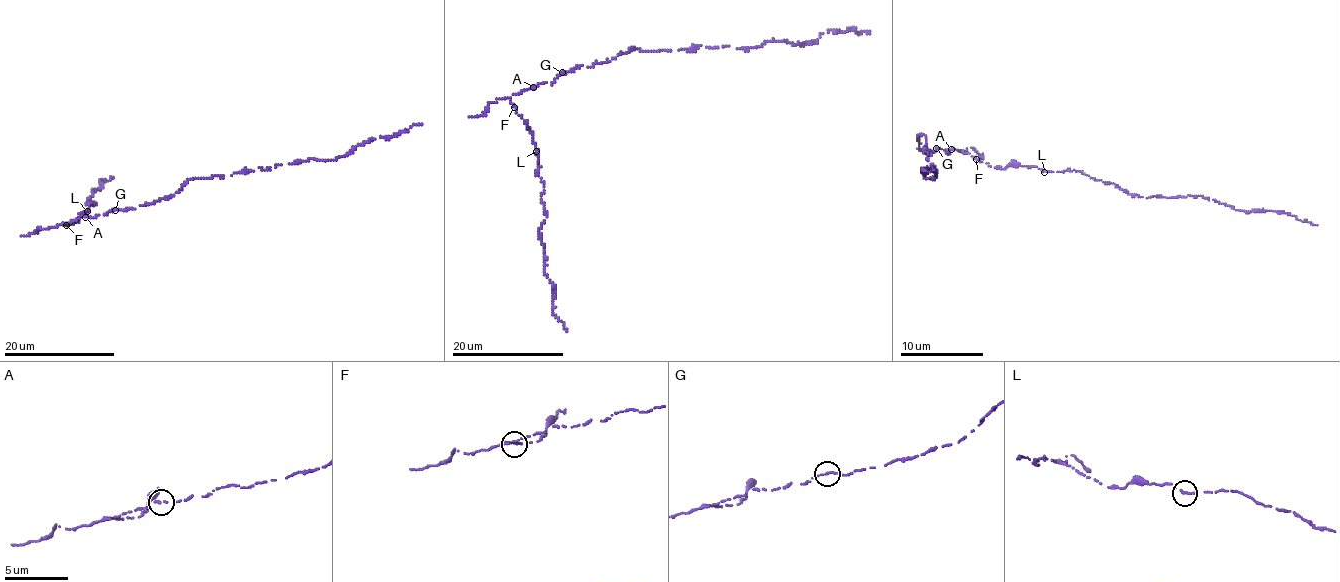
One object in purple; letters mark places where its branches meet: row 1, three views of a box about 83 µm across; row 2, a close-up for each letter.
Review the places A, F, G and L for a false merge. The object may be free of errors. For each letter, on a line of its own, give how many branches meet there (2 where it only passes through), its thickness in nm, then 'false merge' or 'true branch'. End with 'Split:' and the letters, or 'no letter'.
A: 1 branches meet; 220 nm thick; true branch
F: 1 branches meet; 240 nm thick; true branch
G: 1 branches meet; 280 nm thick; true branch
L: 1 branches meet; 280 nm thick; true branch
Split: no letter

